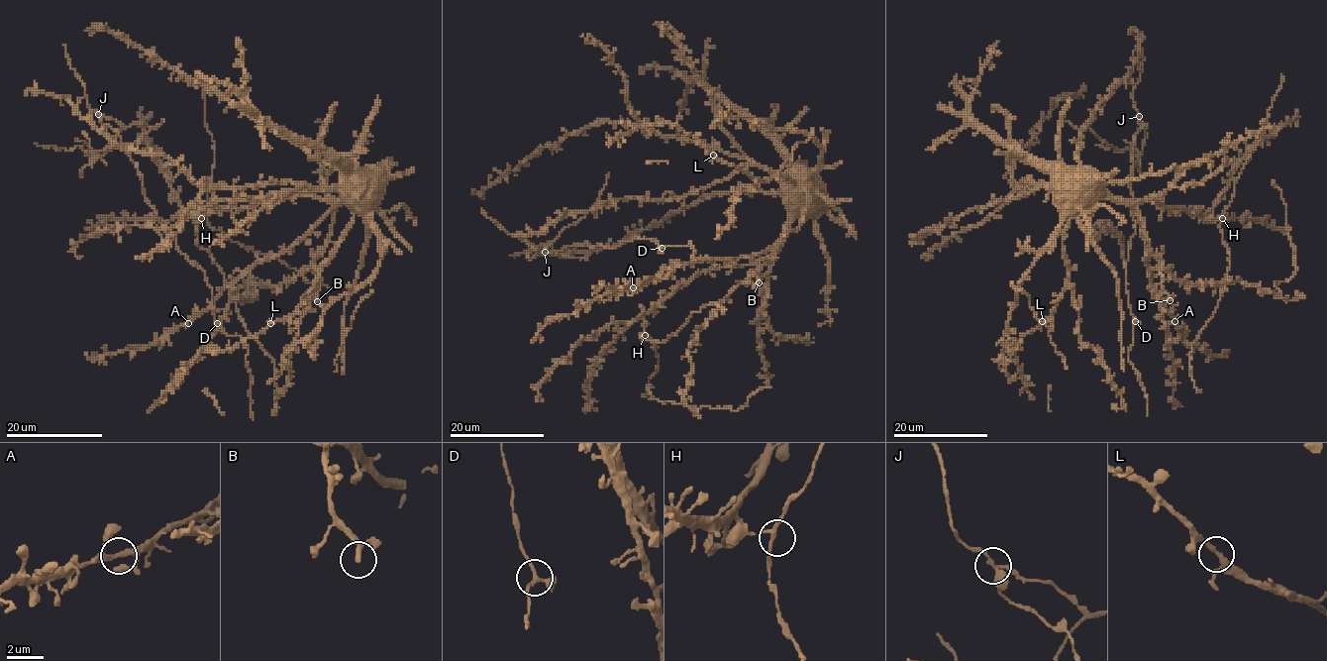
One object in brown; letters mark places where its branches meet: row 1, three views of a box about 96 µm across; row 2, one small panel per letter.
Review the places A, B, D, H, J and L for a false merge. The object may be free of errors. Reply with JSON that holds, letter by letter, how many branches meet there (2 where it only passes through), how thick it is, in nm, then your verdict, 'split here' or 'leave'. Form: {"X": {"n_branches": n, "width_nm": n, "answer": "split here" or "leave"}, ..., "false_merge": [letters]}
{"A": {"n_branches": 3, "width_nm": 260, "answer": "leave"}, "B": {"n_branches": 2, "width_nm": 220, "answer": "leave"}, "D": {"n_branches": 3, "width_nm": 200, "answer": "leave"}, "H": {"n_branches": 3, "width_nm": 180, "answer": "leave"}, "J": {"n_branches": 3, "width_nm": 240, "answer": "split here"}, "L": {"n_branches": 3, "width_nm": 260, "answer": "leave"}, "false_merge": ["J"]}

